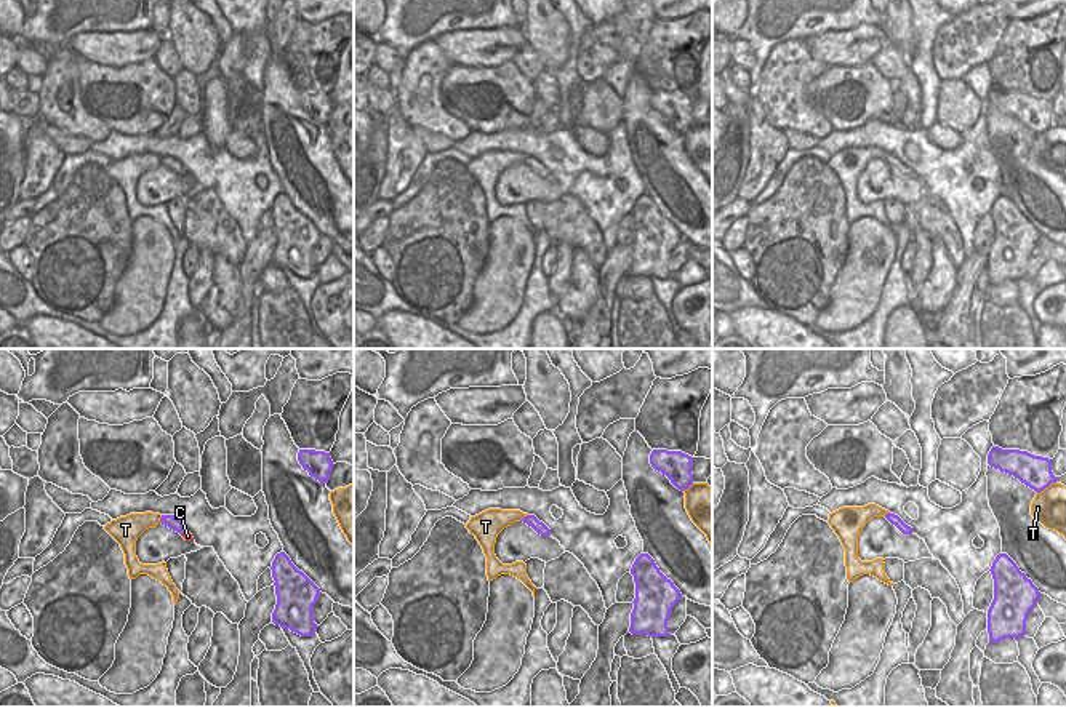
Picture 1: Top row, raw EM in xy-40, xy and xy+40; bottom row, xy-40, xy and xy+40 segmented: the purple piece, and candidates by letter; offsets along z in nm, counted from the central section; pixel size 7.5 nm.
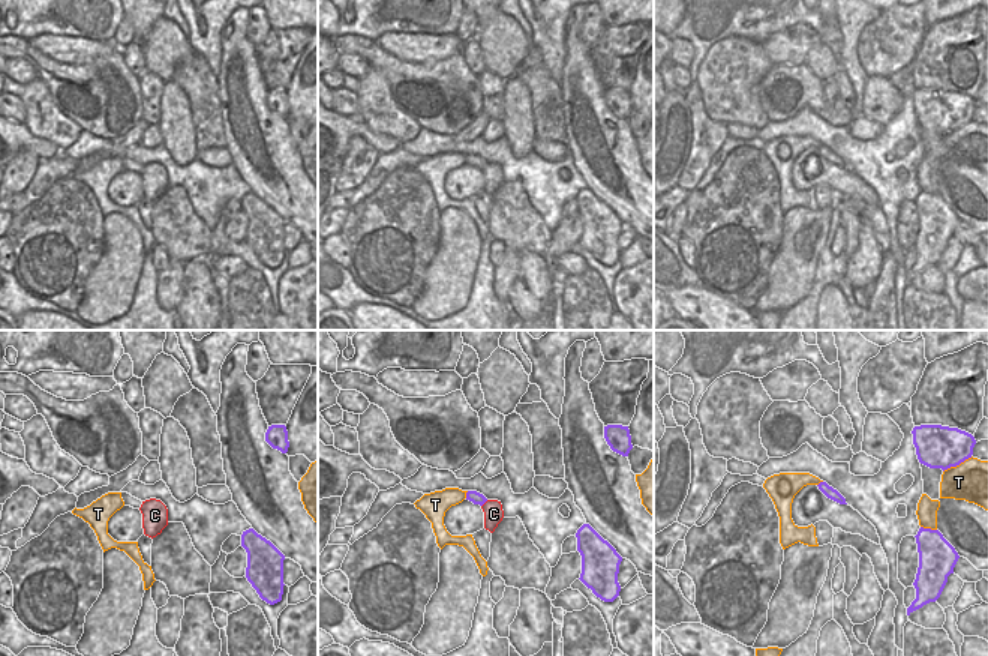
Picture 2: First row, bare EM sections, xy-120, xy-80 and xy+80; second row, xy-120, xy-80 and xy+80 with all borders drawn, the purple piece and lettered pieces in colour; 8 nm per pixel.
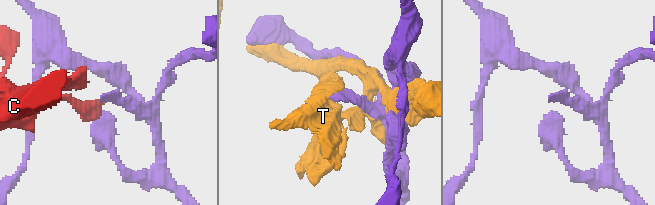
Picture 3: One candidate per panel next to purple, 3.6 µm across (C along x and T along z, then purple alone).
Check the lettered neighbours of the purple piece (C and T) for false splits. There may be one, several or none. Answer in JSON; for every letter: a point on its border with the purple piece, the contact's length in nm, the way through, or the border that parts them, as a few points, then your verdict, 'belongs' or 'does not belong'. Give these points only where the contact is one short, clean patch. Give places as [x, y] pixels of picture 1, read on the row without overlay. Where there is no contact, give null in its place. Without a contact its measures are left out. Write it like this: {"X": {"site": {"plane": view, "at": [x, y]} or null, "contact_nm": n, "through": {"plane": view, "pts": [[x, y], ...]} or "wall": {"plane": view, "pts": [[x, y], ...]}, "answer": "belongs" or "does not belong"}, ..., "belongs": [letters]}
{"C": {"site": {"plane": "xy-40", "at": [184, 173]}, "contact_nm": 70, "wall": {"plane": "xy-40", "pts": [[188, 173], [181, 176]]}, "answer": "does not belong"}, "T": {"site": {"plane": "xy", "at": [524, 159]}, "contact_nm": 90, "answer": "does not belong"}, "belongs": []}

